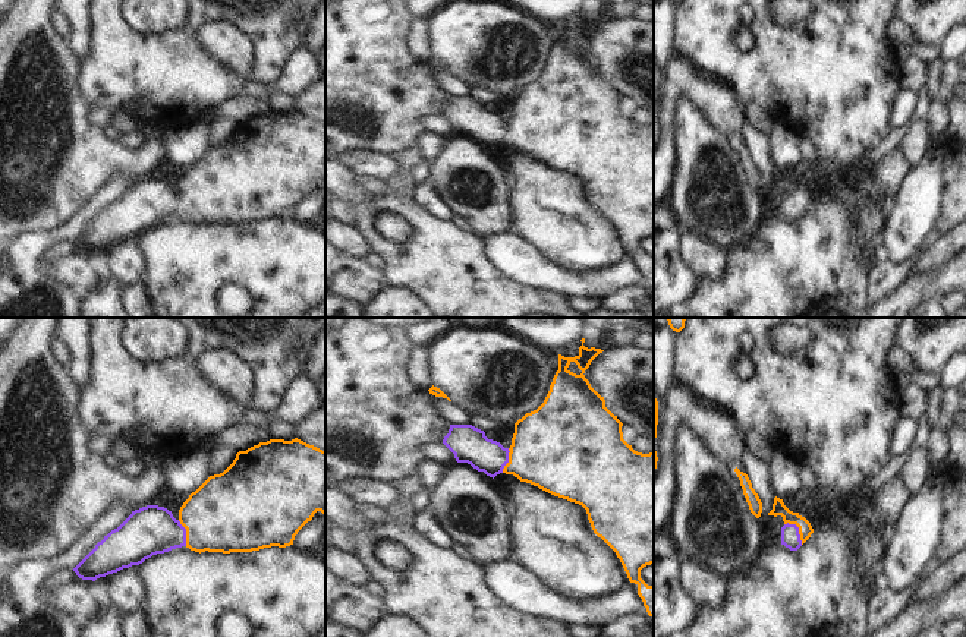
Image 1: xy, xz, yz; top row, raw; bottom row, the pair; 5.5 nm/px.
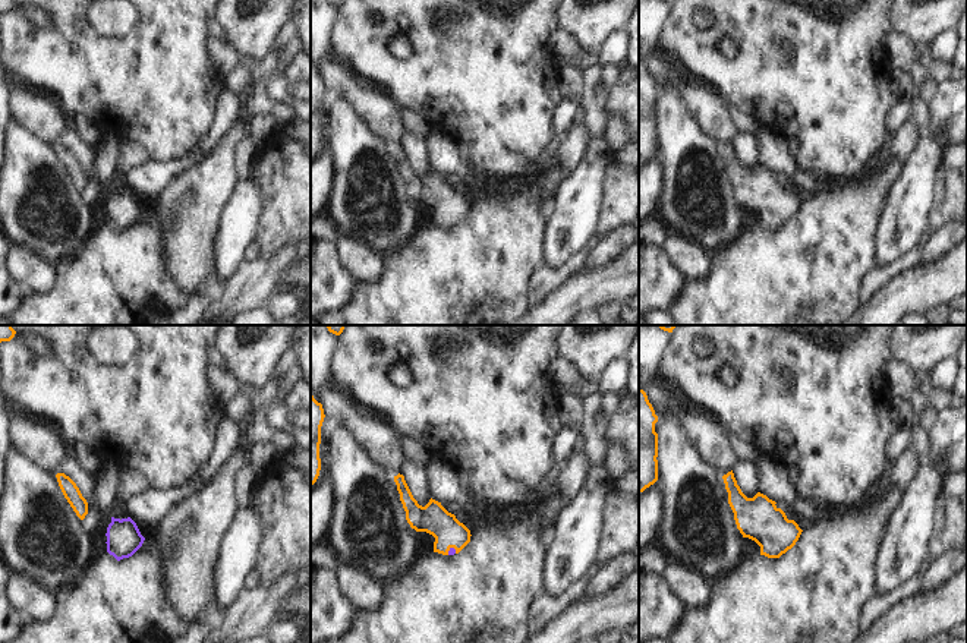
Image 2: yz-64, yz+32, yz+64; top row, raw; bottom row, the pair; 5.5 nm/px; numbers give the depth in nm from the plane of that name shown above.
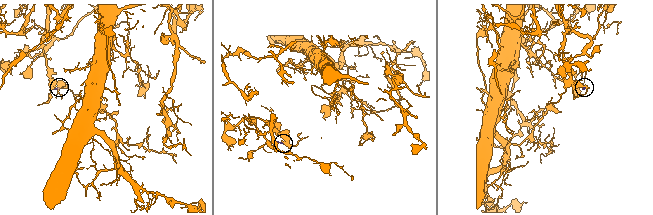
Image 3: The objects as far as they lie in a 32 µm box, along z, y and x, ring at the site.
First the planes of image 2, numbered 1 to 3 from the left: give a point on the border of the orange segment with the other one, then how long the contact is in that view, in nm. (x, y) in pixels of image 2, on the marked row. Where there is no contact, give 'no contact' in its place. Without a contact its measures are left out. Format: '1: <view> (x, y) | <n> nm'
1: no contact
2: yz+32 (450, 549) | 60 nm
3: no contact

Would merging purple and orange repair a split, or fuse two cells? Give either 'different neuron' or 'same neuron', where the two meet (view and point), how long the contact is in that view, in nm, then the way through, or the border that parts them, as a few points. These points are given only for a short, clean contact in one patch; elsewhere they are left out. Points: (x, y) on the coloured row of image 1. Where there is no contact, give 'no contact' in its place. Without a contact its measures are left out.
same neuron; meets purple in yz at (798, 529); contact 160 nm long; runs through yz (790, 538), (798, 529), (779, 508)

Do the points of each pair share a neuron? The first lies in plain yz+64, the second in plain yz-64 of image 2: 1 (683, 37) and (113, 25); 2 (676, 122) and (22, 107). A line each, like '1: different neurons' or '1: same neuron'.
1: different neurons
2: different neurons

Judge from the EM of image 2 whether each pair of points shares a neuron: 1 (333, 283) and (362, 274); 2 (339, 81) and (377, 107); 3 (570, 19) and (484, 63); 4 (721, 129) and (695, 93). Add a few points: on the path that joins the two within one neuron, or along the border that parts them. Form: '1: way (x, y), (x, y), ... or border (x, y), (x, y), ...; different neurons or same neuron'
1: border (337, 246), (337, 261), (356, 286); different neurons
2: way (347, 88), (368, 101); same neuron
3: border (554, 15), (554, 21), (560, 27); different neurons
4: way (715, 120), (701, 101); same neuron

